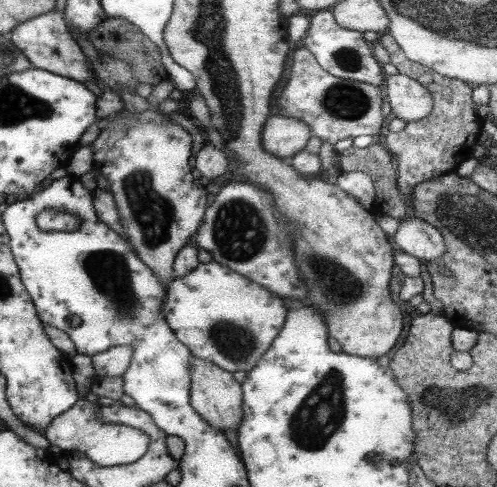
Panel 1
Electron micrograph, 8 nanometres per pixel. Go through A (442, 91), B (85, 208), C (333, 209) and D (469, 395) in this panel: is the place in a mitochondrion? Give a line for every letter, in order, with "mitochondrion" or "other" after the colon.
A: other
B: other
C: other
D: mitochondrion

